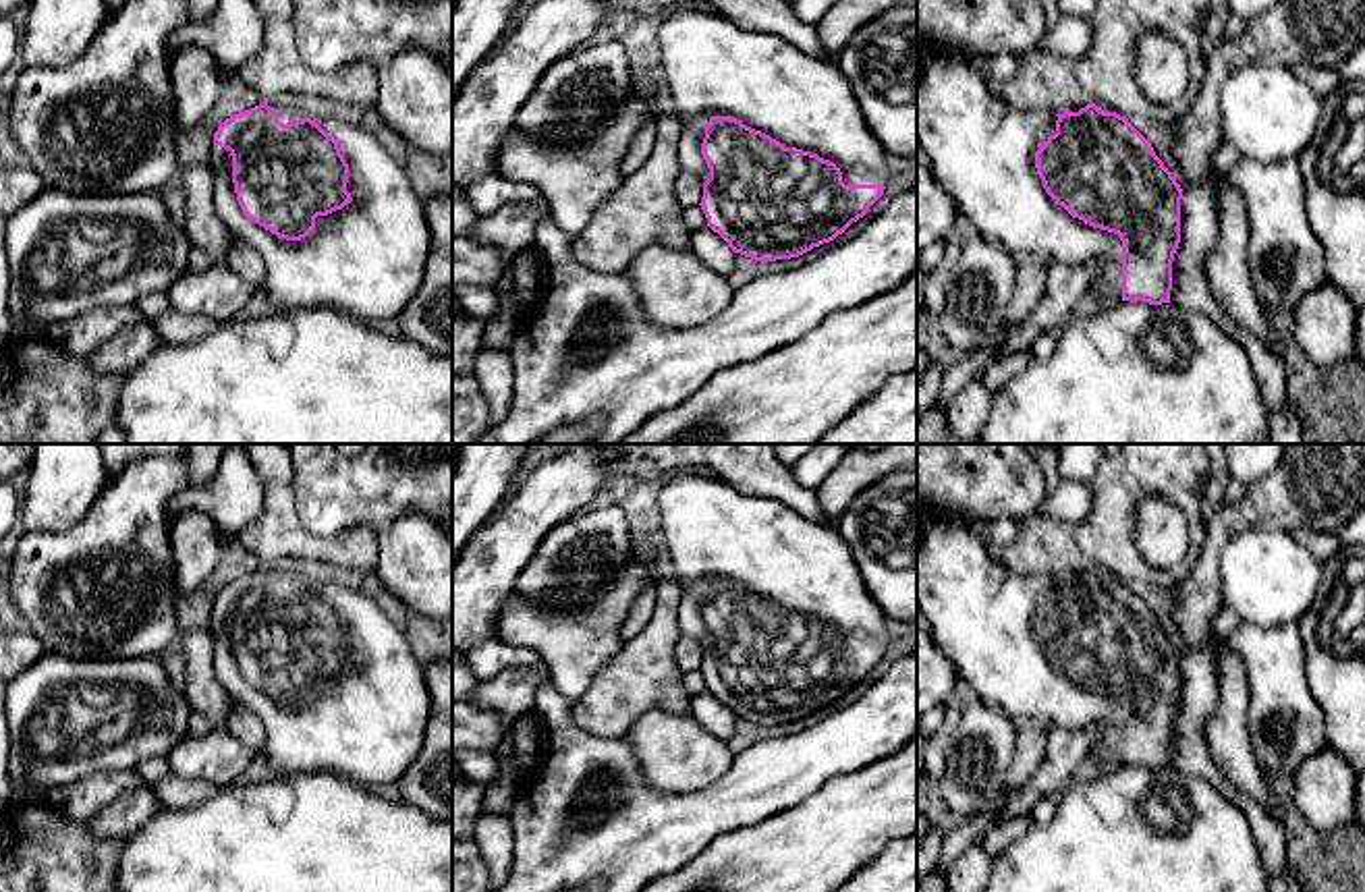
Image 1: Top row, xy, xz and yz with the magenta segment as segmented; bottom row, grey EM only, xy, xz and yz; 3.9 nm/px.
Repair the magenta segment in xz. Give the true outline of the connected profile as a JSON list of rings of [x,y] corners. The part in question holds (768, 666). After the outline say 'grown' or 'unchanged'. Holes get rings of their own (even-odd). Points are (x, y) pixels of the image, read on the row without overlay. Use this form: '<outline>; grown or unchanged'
[[[703,471],[670,475],[660,490],[658,512],[668,573],[682,587],[680,633],[703,645],[699,670],[707,691],[734,718],[761,728],[799,722],[834,705],[884,660],[890,643],[888,618],[869,595],[836,525],[809,521],[780,500],[745,494]]]; grown

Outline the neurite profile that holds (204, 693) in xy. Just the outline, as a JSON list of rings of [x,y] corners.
[[[191,629],[180,635],[185,656],[185,699],[191,712],[205,716],[212,728],[226,728],[232,697],[214,672],[214,639],[207,629]]]

